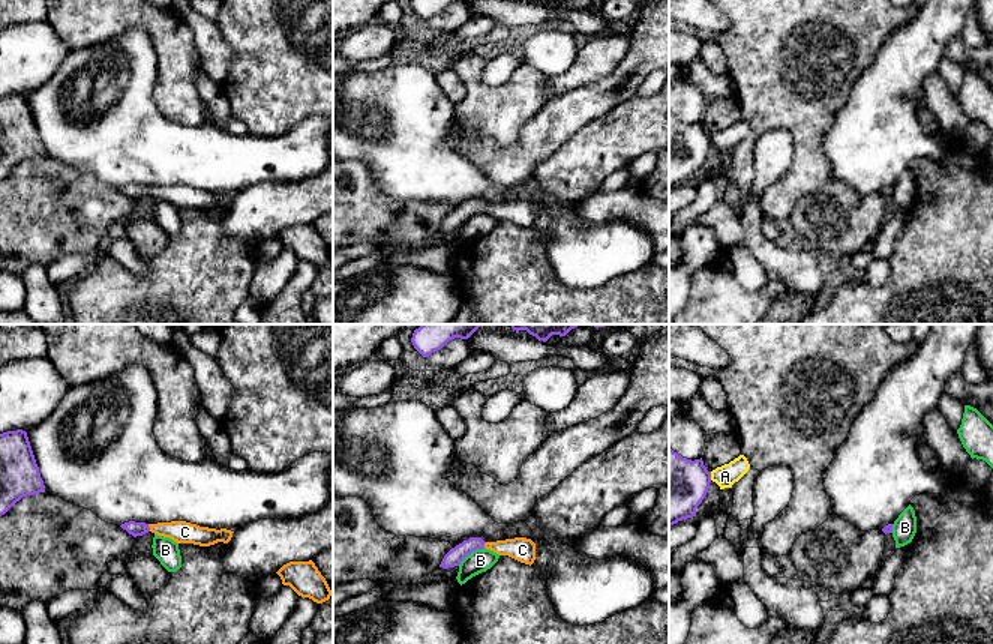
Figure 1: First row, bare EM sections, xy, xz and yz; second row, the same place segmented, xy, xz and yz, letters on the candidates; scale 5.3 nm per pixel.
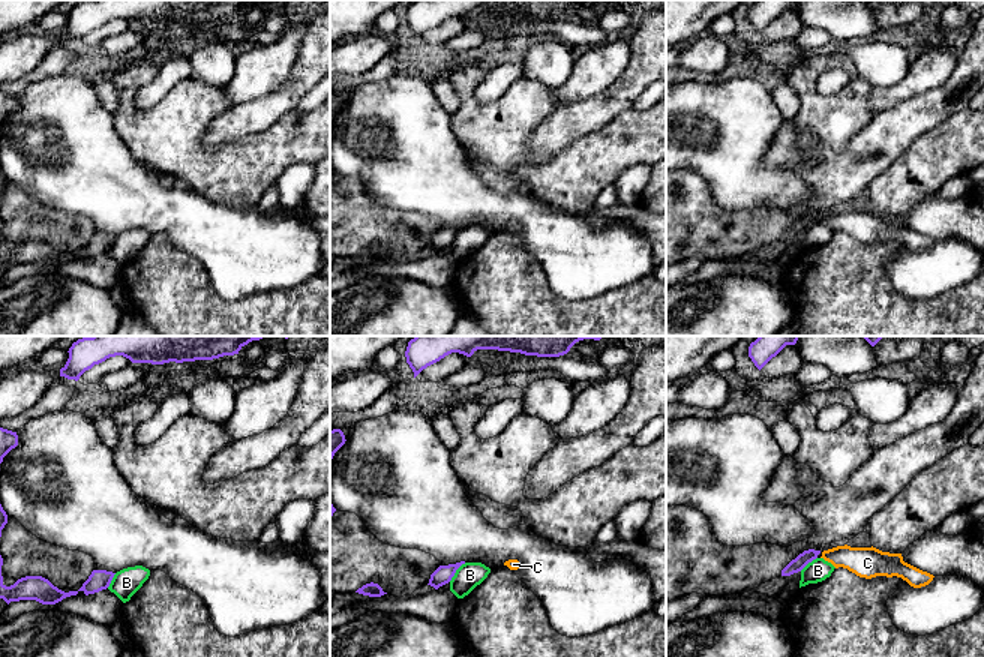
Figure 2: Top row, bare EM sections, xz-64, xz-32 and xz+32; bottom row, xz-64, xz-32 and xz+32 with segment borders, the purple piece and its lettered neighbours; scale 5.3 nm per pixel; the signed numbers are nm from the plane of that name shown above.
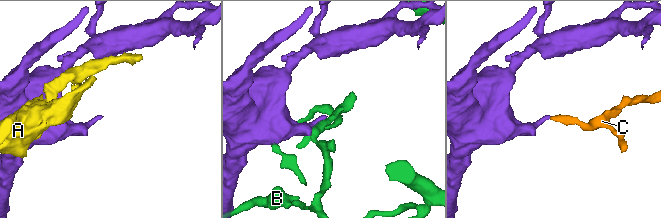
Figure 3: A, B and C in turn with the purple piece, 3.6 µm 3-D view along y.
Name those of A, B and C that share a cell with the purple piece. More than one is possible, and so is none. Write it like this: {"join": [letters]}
{"join": ["C"]}

